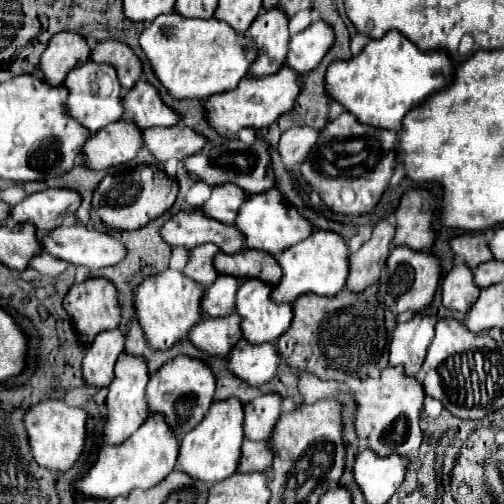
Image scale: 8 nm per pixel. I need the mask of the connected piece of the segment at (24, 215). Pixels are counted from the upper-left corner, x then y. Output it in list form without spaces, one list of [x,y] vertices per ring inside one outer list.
[[[46,189],[46,191],[40,191],[40,193],[26,195],[24,201],[16,203],[10,209],[10,221],[14,221],[14,223],[34,223],[36,231],[40,231],[42,238],[45,235],[45,232],[42,233],[42,231],[48,232],[60,227],[64,217],[74,215],[74,211],[78,207],[80,207],[80,195],[76,191],[72,191],[72,189]]]

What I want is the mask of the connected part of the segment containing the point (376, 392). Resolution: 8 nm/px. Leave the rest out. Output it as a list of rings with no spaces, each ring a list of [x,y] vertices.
[[[386,367],[380,371],[380,377],[366,377],[352,397],[356,401],[354,429],[358,439],[364,441],[370,451],[378,457],[388,457],[392,453],[412,457],[418,453],[422,443],[422,429],[418,421],[424,403],[424,389],[414,377],[406,377],[402,367]]]

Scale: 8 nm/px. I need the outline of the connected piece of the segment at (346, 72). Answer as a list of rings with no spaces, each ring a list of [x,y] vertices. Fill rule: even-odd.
[[[390,31],[382,39],[370,41],[358,55],[346,61],[334,61],[334,65],[326,69],[324,91],[360,123],[398,133],[402,117],[430,95],[444,89],[452,81],[452,75],[454,65],[448,53],[418,51],[404,35]]]

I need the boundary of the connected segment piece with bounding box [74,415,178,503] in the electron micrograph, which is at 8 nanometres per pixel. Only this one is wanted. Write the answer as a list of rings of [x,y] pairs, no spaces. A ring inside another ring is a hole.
[[[150,415],[140,429],[124,443],[114,447],[100,447],[96,463],[74,481],[74,491],[88,499],[102,499],[112,503],[118,497],[128,497],[132,489],[150,489],[174,471],[178,457],[178,439],[170,433],[164,417]]]

